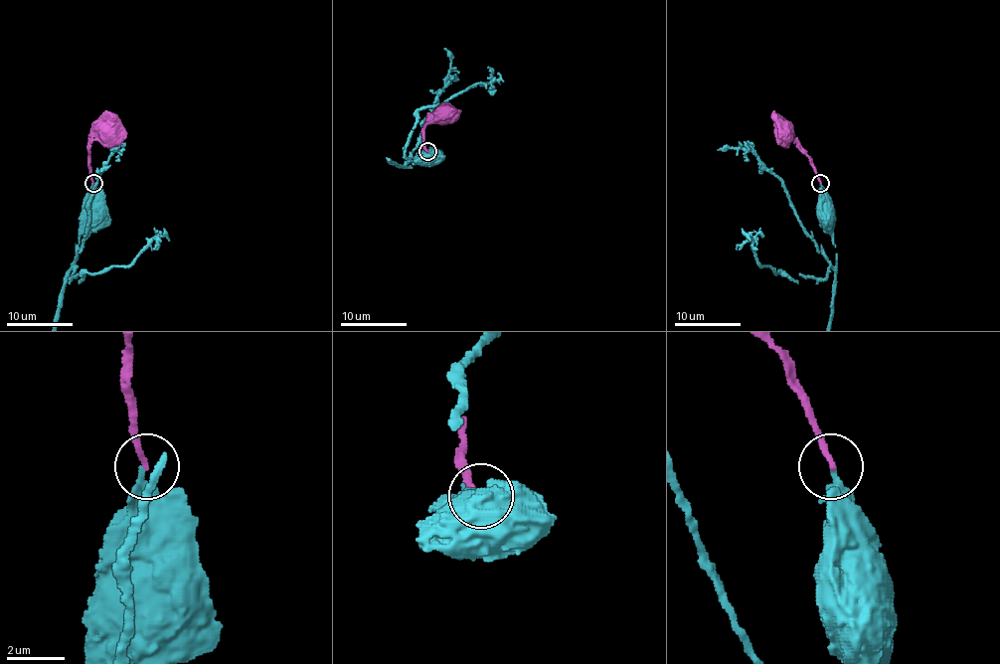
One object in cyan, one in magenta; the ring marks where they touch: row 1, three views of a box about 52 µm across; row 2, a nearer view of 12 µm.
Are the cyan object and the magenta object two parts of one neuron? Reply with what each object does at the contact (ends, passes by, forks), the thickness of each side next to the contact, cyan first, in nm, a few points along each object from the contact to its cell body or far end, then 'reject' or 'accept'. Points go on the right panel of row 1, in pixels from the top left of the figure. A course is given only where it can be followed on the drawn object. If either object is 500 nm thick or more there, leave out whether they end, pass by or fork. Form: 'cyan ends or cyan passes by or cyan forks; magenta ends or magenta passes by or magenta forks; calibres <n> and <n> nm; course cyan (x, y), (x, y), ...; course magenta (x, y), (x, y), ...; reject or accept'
cyan ends; magenta ends; calibres 260 and 200 nm; course cyan (820, 183), (822, 210), (827, 215); course magenta (820, 183), (810, 158), (784, 132); reject

